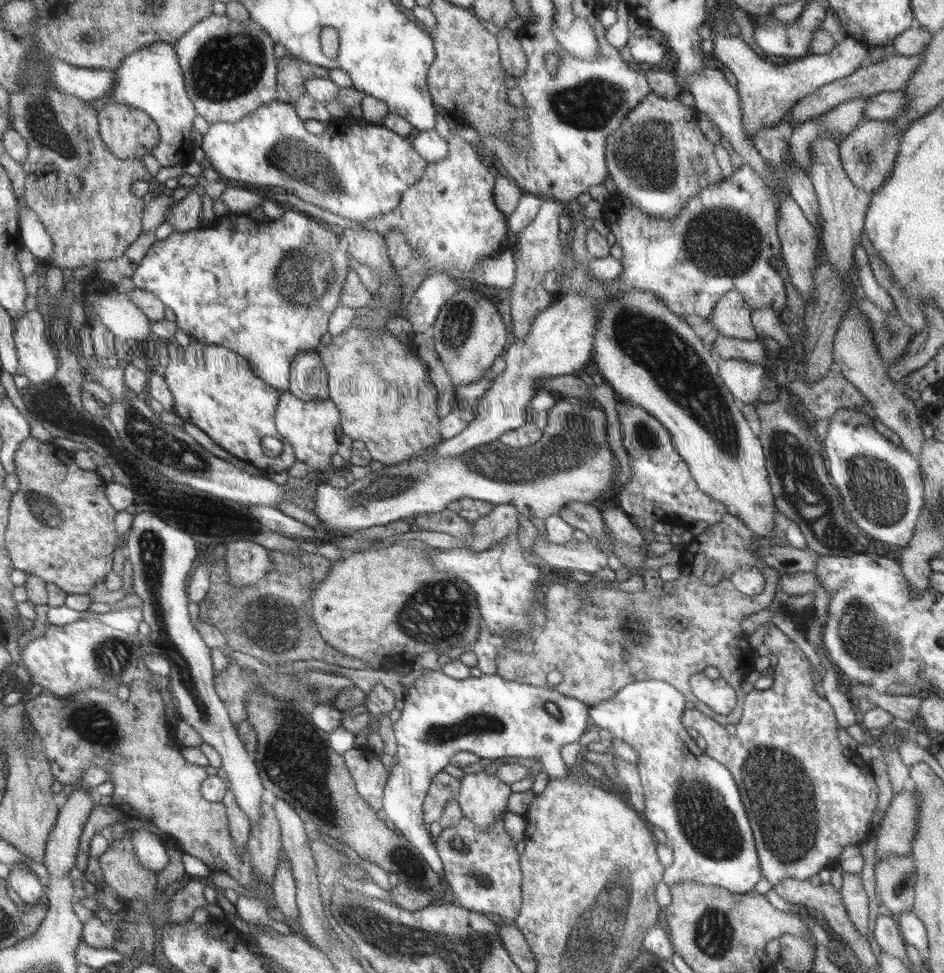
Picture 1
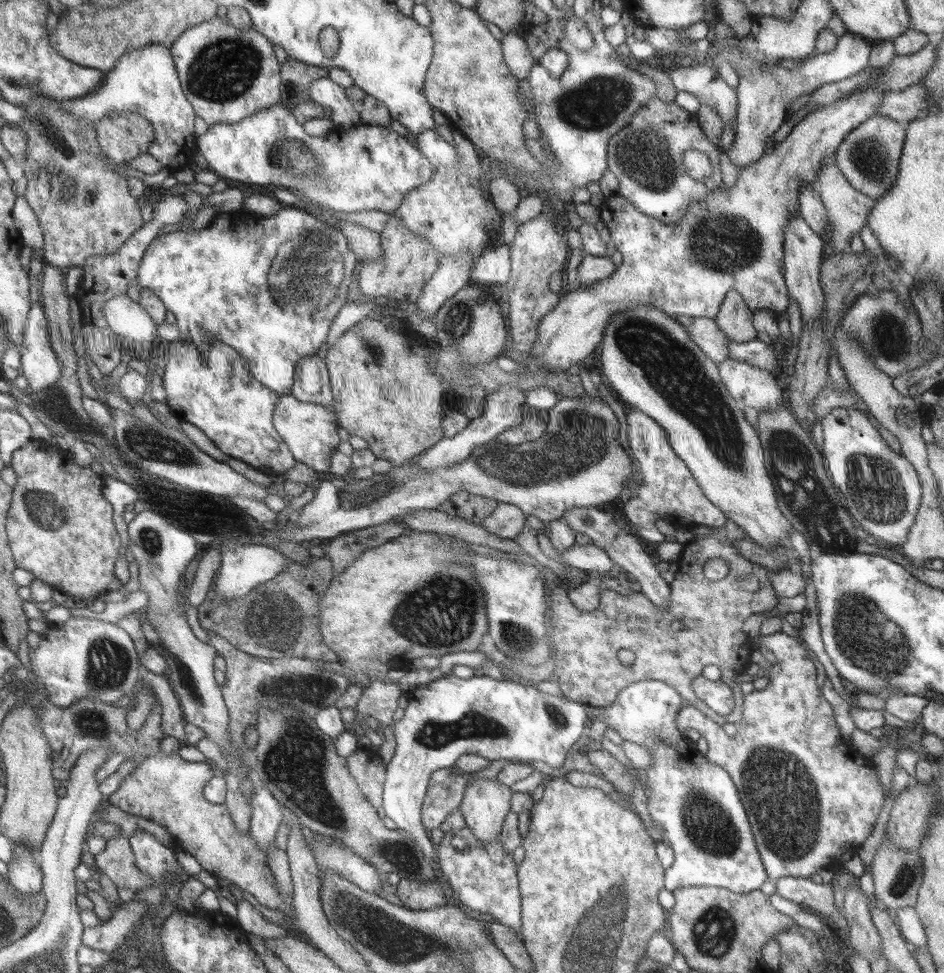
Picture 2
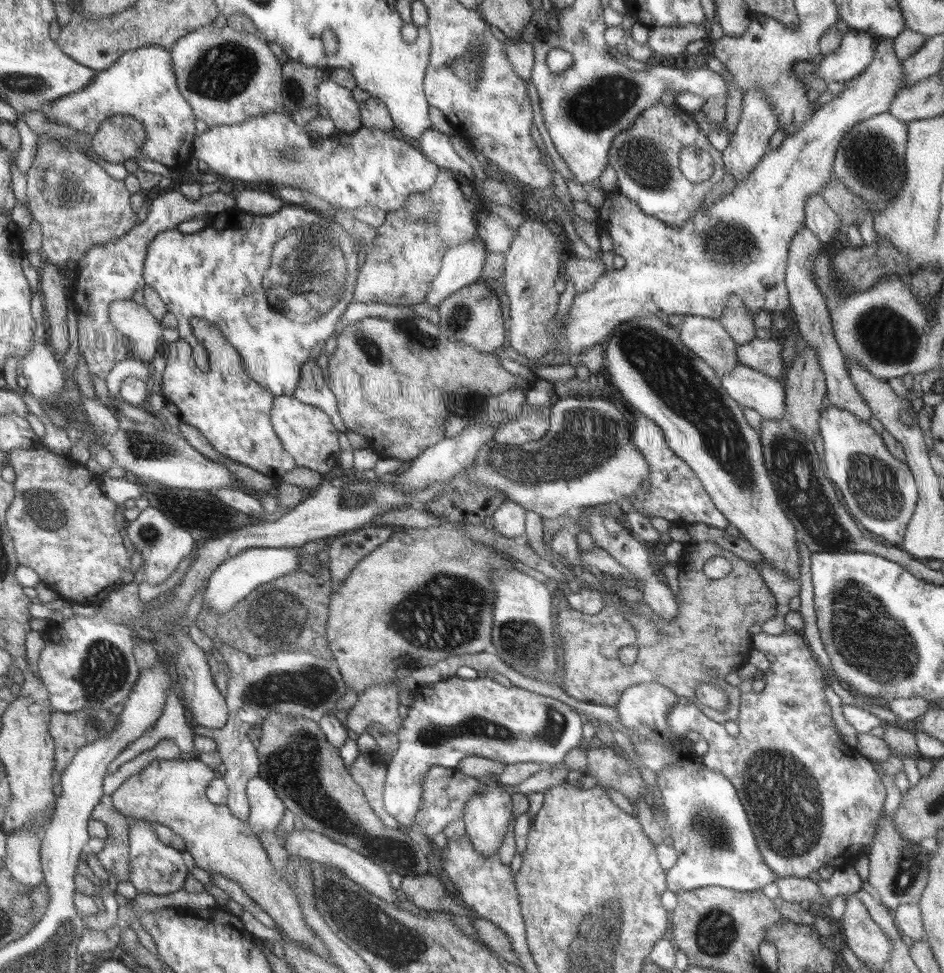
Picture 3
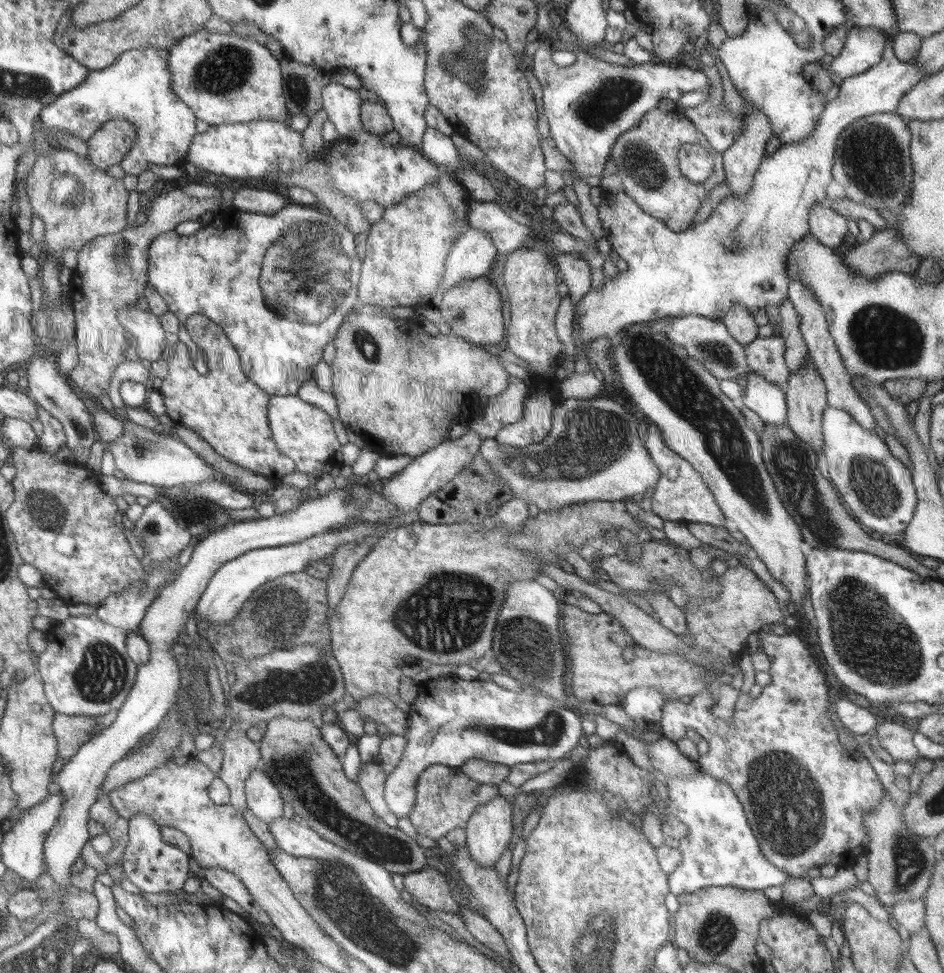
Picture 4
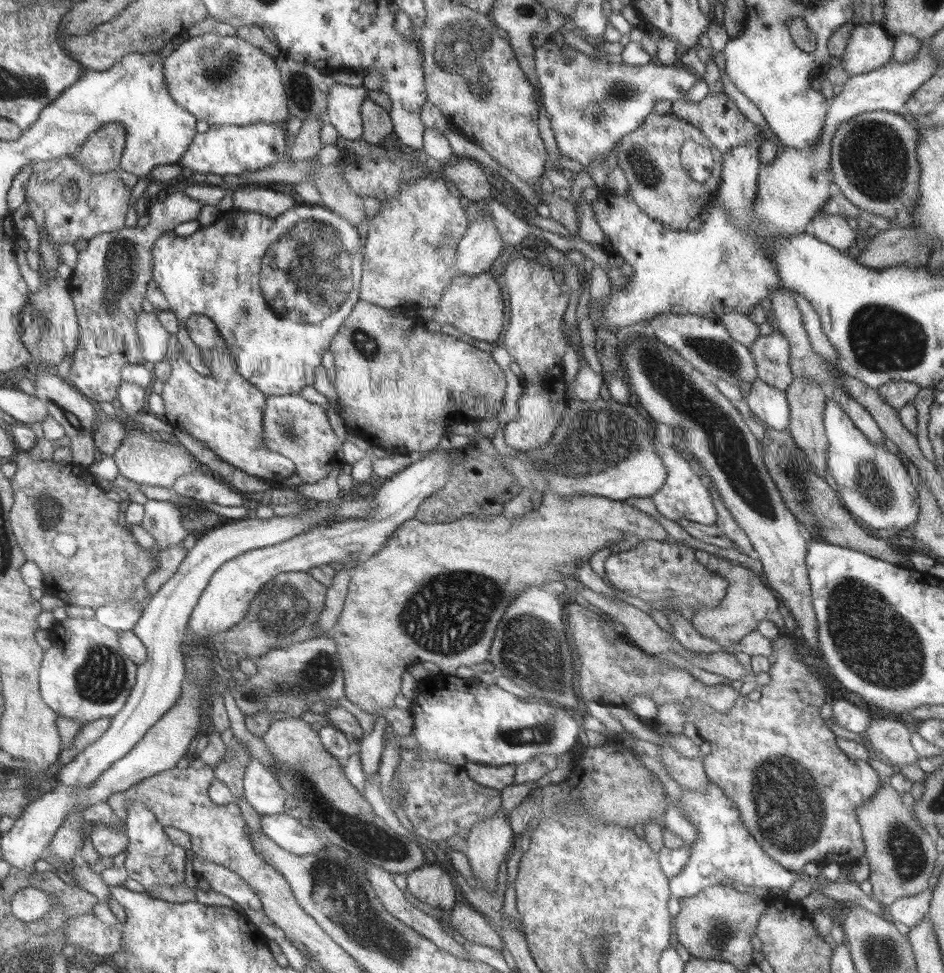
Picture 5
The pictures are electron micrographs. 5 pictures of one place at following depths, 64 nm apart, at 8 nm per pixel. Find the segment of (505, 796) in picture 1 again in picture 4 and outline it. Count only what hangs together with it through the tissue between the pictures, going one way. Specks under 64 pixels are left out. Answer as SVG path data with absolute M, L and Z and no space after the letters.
M499 795L481 804L465 827L466 847L480 867L494 867L516 836L512 824L513 805Z

